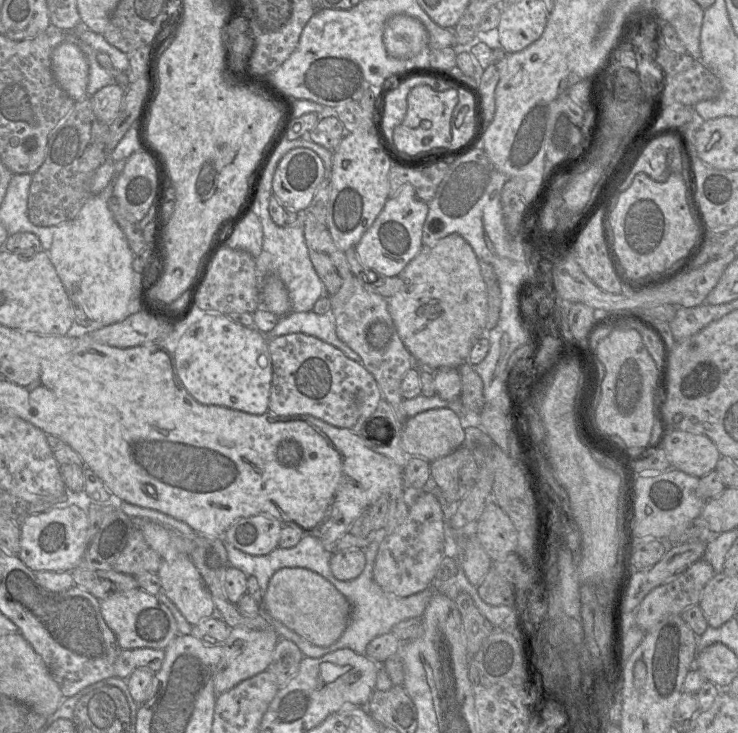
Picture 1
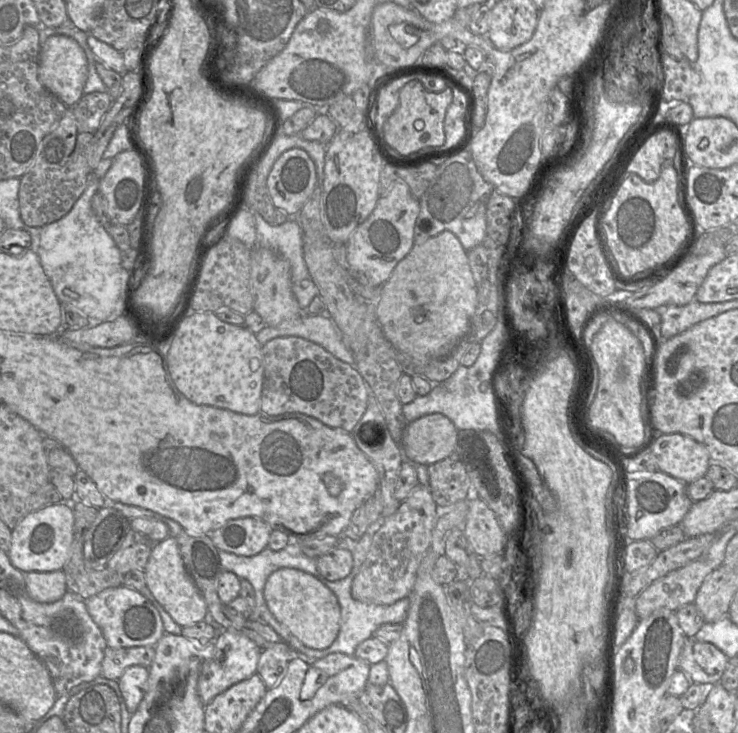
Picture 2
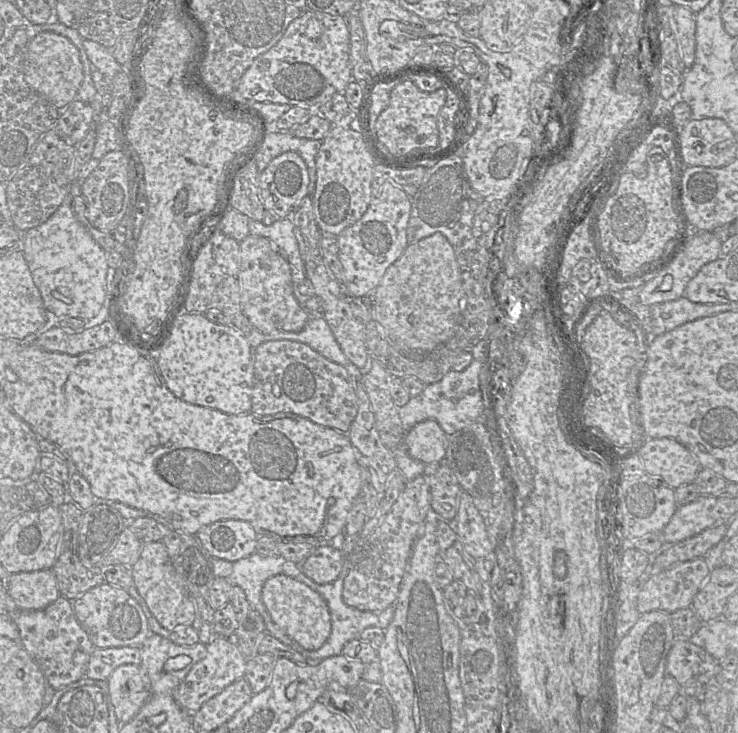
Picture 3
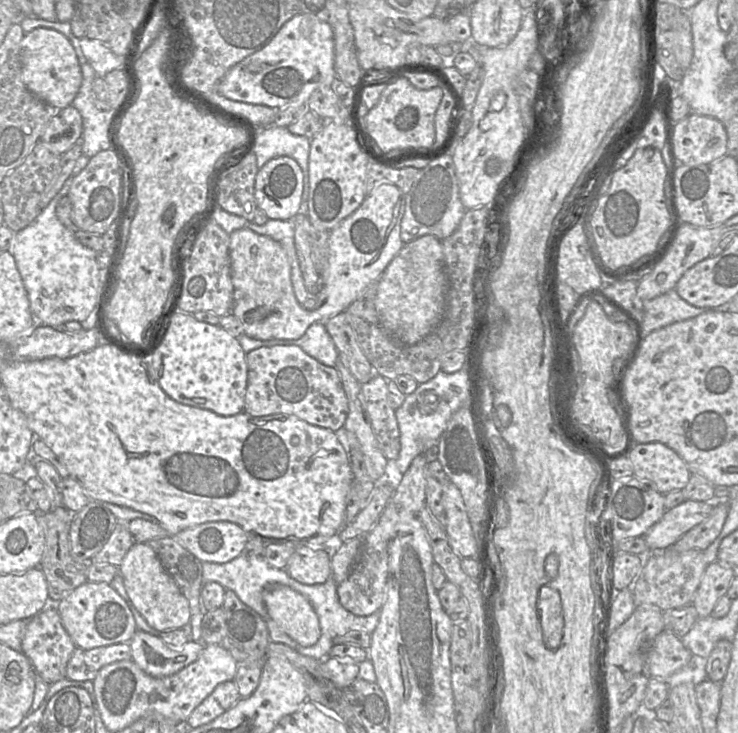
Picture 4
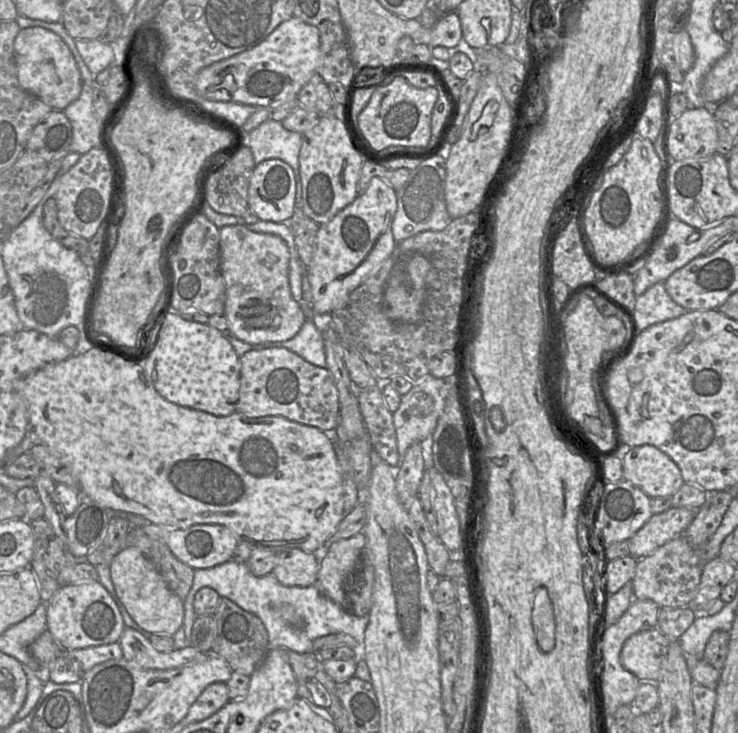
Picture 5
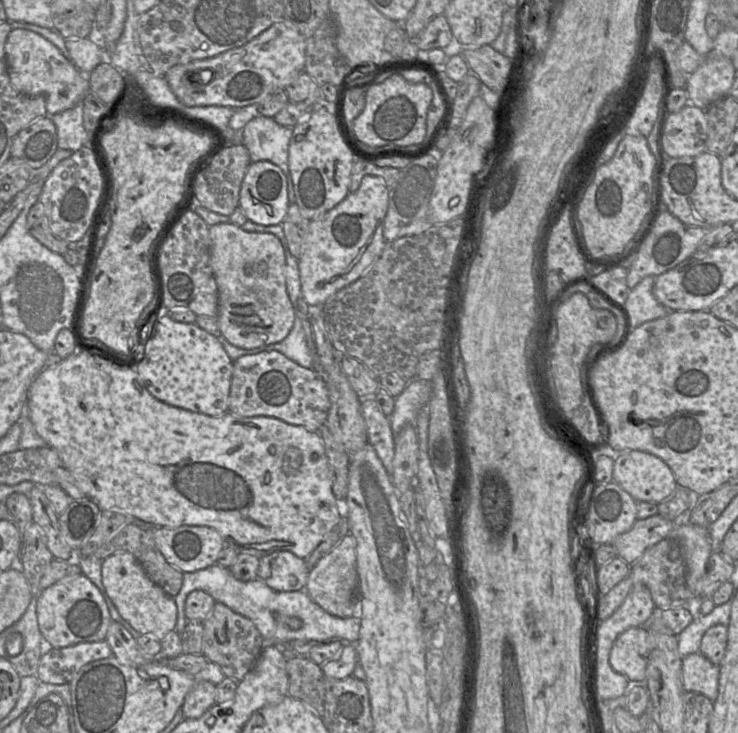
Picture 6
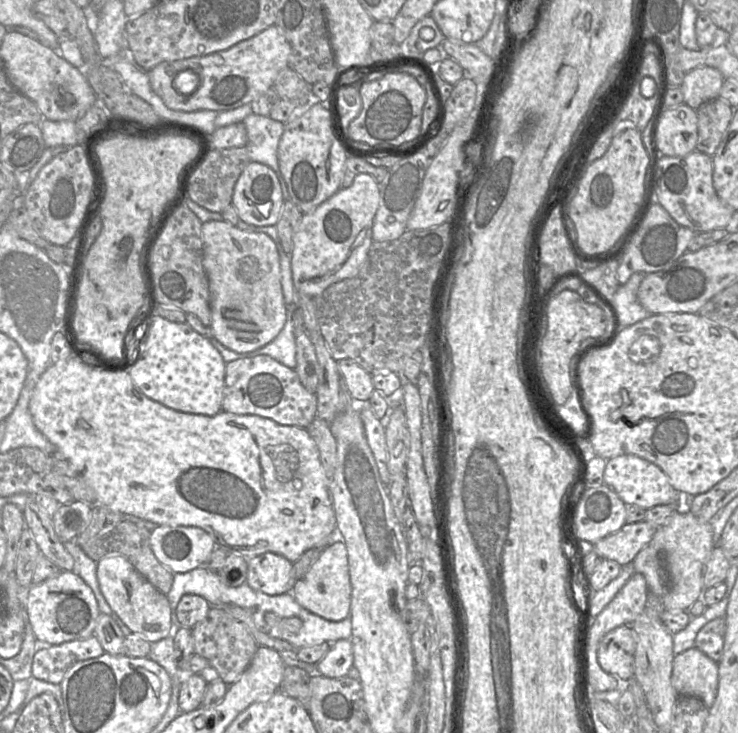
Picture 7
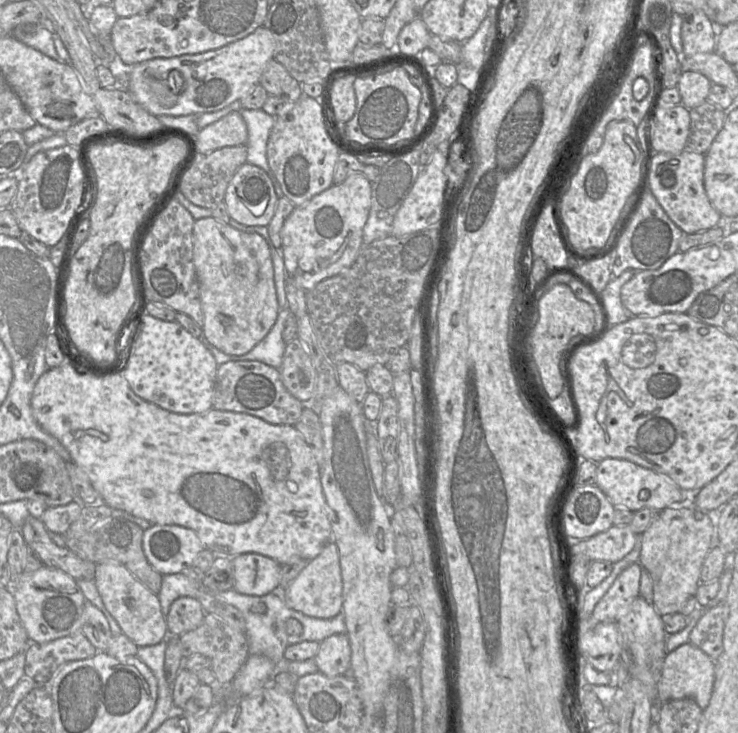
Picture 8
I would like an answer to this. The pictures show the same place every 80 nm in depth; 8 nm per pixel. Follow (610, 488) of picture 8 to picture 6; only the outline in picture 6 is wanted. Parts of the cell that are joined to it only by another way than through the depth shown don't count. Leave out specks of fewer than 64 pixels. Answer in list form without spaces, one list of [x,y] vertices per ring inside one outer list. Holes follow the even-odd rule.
[[[622,451],[614,461],[613,481],[636,501],[661,503],[679,487],[670,467],[645,451]]]

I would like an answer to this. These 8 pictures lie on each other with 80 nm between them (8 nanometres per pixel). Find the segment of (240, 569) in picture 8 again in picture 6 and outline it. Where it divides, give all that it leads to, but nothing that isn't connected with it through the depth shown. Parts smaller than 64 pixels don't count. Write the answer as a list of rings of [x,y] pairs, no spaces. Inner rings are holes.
[[[281,550],[259,558],[256,580],[275,591],[299,591],[305,589],[309,571],[305,559]]]

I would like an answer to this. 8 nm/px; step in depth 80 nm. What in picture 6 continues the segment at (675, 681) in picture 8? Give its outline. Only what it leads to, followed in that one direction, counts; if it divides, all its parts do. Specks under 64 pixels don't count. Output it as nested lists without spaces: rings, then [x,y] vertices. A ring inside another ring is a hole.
[[[700,652],[682,658],[682,683],[685,692],[702,694],[715,703],[718,696],[720,668]]]

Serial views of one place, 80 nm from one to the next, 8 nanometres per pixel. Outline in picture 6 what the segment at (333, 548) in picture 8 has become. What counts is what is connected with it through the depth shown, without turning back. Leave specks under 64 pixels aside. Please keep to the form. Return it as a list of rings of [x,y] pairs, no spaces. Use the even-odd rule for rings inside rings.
[[[352,534],[342,541],[310,569],[305,591],[311,599],[329,614],[341,618],[357,614],[358,575],[357,575],[357,540]]]

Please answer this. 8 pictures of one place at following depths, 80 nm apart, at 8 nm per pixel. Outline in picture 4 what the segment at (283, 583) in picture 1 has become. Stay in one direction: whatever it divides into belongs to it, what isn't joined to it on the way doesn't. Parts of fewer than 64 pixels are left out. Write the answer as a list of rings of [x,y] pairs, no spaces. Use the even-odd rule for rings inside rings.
[[[271,584],[263,591],[269,617],[300,646],[315,645],[321,637],[320,622],[310,601],[282,584]]]

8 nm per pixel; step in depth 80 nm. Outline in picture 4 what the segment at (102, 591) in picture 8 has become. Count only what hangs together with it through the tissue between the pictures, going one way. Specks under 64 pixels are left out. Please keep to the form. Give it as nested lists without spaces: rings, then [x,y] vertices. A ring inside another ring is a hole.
[[[147,543],[134,544],[118,569],[129,599],[149,626],[161,632],[168,632],[183,629],[190,624],[191,611],[187,599]]]

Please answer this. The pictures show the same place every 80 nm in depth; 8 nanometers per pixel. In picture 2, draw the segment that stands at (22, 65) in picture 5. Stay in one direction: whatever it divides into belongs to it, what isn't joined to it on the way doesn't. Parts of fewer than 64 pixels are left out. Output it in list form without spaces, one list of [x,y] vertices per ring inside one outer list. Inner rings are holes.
[[[51,35],[41,42],[38,77],[41,84],[67,107],[74,105],[83,96],[88,76],[88,64],[84,51],[78,43],[64,35]]]

